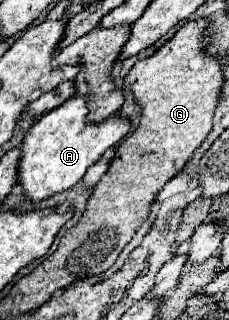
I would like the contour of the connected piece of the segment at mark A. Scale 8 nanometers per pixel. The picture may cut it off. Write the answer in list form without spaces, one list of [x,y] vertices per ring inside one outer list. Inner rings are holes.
[[[72,96],[62,106],[46,112],[26,134],[22,144],[22,160],[18,168],[18,180],[22,194],[32,202],[40,202],[52,194],[70,190],[82,180],[86,170],[102,156],[104,150],[116,146],[126,134],[130,134],[130,120],[120,114],[110,116],[98,124],[86,120],[88,106],[84,96]]]

